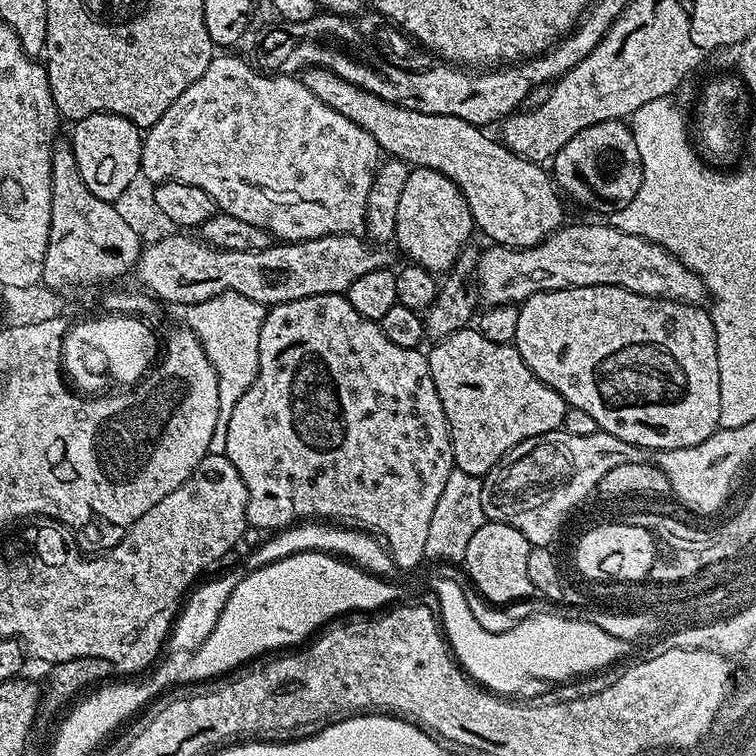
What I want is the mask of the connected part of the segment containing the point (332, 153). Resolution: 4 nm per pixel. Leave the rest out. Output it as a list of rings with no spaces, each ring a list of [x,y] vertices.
[[[232,54],[213,55],[210,66],[206,66],[206,74],[194,82],[158,118],[154,127],[143,133],[142,158],[140,159],[140,171],[142,175],[152,181],[154,185],[162,184],[165,180],[174,182],[186,182],[190,186],[198,186],[198,190],[206,190],[210,198],[214,198],[217,209],[226,214],[234,214],[234,218],[242,218],[242,222],[251,222],[253,226],[262,226],[280,242],[291,242],[294,240],[313,240],[323,236],[343,236],[355,233],[364,228],[364,215],[366,214],[366,198],[370,198],[370,186],[374,182],[376,169],[382,163],[382,153],[379,146],[370,138],[362,126],[350,122],[350,118],[342,118],[338,110],[330,110],[326,102],[318,102],[318,98],[310,90],[306,90],[303,79],[292,74],[265,74],[263,71],[251,68],[244,60],[239,60]]]

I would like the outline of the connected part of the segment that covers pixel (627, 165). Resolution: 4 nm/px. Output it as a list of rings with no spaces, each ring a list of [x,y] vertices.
[[[619,120],[598,122],[574,134],[574,138],[552,157],[550,172],[565,197],[573,196],[580,204],[596,203],[607,210],[626,206],[630,198],[638,194],[638,186],[642,186],[642,158],[638,158],[634,134],[627,123]]]

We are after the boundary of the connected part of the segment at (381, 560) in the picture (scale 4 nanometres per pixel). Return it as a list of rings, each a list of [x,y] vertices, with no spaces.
[[[314,520],[307,521],[293,527],[283,529],[275,533],[274,538],[260,545],[249,557],[246,556],[244,564],[247,569],[256,571],[264,568],[268,564],[278,560],[284,560],[294,553],[306,551],[322,551],[326,554],[339,556],[361,567],[364,571],[381,579],[391,579],[392,575],[397,575],[398,569],[393,561],[392,554],[389,552],[383,541],[380,541],[369,531],[342,524],[327,524]]]

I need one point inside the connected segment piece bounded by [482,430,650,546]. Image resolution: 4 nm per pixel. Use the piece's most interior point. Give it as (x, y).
(535, 486)

